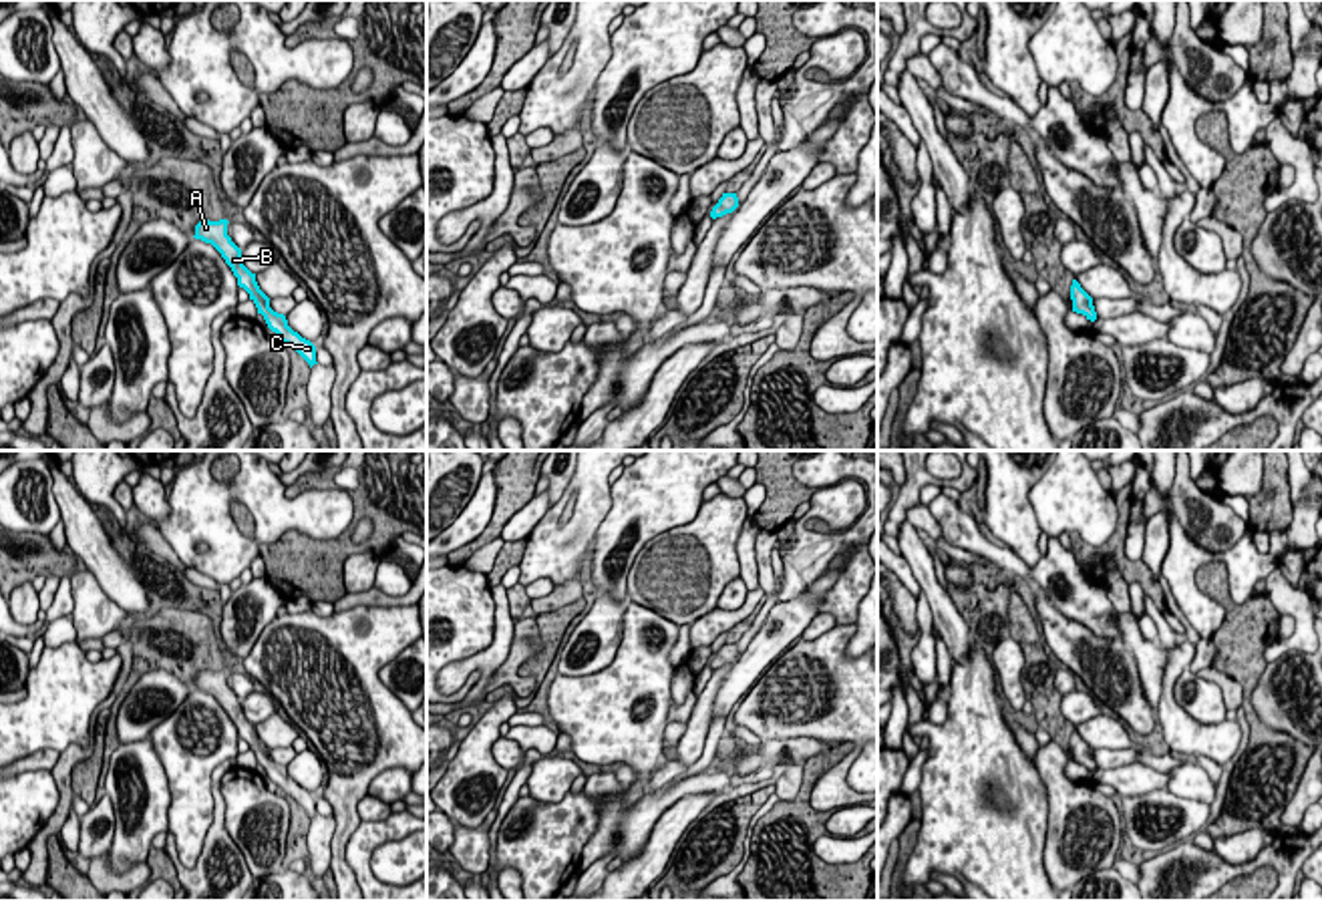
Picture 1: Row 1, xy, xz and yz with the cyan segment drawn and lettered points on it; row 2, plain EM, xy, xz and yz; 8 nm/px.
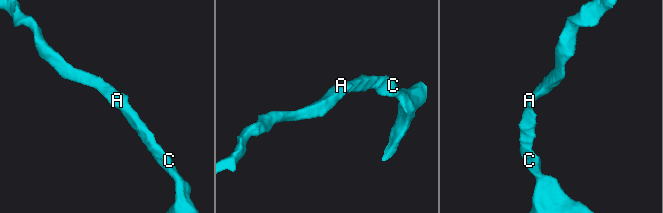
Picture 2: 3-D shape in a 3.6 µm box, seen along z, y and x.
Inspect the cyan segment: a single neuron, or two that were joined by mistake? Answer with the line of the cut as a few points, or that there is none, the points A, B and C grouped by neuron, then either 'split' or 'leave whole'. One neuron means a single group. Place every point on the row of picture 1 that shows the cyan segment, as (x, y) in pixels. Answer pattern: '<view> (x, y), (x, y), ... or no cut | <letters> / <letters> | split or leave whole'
no cut | A B C | leave whole

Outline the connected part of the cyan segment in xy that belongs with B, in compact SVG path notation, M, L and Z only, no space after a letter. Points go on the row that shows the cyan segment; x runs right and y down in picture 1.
M203 219L195 225L195 239L211 243L225 263L231 267L233 276L237 278L237 286L250 294L250 300L256 304L258 314L264 316L268 328L278 334L280 342L292 346L308 364L310 368L316 362L316 346L302 338L288 326L284 314L278 314L270 308L270 298L260 290L256 282L256 274L252 274L241 259L241 249L231 241L227 235L227 219L209 221Z

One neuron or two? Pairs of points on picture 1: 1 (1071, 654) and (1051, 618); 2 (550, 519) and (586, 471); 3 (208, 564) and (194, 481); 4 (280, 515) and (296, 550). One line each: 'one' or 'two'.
1: one
2: one
3: one
4: two

